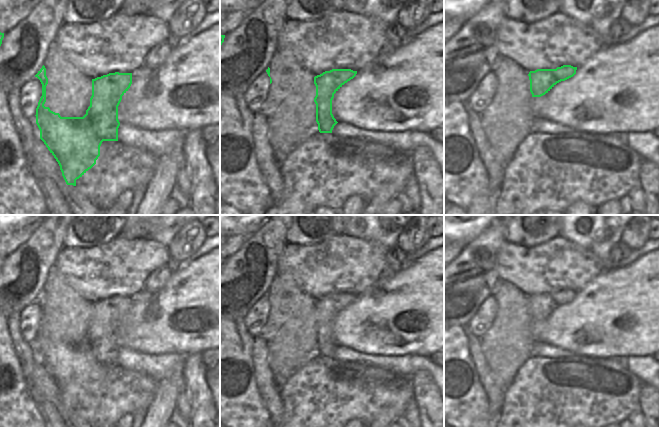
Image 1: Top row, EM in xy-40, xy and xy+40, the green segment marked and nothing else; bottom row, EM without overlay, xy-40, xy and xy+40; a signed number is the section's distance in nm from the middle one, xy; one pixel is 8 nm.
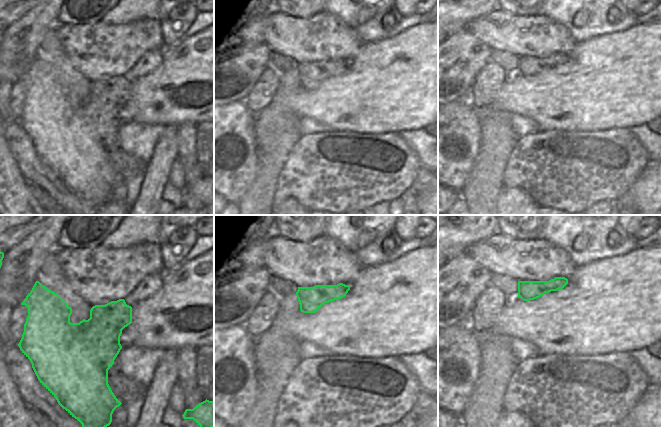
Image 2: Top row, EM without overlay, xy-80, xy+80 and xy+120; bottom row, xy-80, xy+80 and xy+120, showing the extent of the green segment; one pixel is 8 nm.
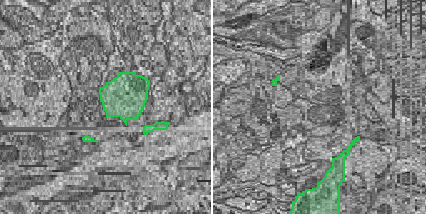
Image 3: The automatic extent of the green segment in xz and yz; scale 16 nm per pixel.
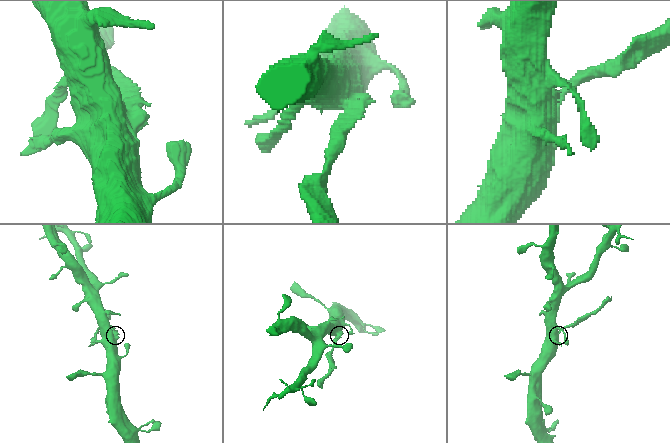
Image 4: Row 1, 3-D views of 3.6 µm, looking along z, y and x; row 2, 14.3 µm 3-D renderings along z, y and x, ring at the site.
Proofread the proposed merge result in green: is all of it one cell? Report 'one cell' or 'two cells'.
two cells

